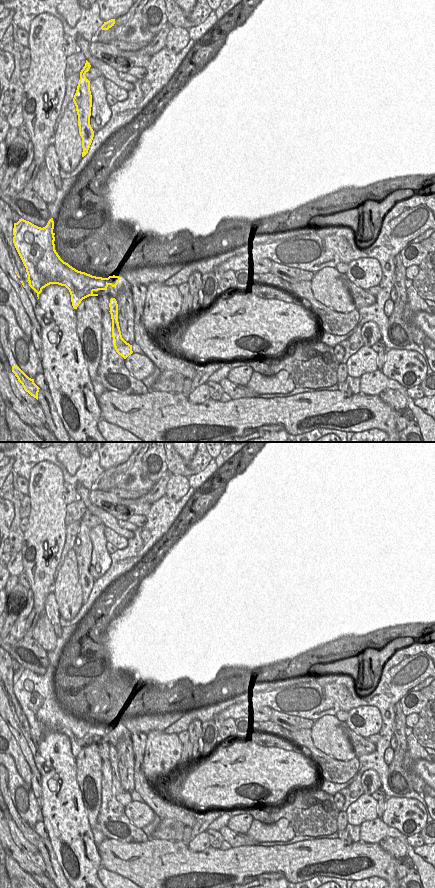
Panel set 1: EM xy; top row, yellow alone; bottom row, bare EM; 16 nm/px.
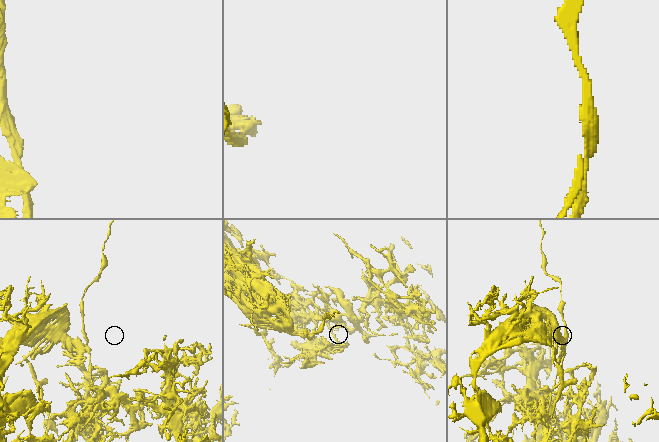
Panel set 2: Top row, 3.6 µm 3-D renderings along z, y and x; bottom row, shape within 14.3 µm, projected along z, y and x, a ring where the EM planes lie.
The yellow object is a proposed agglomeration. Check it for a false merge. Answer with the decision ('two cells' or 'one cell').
two cells

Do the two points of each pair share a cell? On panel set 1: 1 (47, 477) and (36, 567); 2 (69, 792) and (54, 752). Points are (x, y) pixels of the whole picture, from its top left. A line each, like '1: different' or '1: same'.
1: same
2: same

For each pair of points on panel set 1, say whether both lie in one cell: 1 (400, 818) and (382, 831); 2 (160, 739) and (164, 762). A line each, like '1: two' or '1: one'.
1: two
2: one

